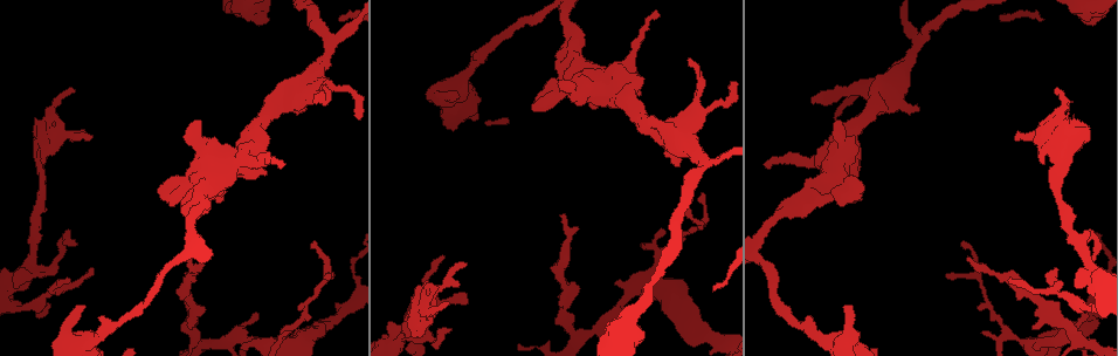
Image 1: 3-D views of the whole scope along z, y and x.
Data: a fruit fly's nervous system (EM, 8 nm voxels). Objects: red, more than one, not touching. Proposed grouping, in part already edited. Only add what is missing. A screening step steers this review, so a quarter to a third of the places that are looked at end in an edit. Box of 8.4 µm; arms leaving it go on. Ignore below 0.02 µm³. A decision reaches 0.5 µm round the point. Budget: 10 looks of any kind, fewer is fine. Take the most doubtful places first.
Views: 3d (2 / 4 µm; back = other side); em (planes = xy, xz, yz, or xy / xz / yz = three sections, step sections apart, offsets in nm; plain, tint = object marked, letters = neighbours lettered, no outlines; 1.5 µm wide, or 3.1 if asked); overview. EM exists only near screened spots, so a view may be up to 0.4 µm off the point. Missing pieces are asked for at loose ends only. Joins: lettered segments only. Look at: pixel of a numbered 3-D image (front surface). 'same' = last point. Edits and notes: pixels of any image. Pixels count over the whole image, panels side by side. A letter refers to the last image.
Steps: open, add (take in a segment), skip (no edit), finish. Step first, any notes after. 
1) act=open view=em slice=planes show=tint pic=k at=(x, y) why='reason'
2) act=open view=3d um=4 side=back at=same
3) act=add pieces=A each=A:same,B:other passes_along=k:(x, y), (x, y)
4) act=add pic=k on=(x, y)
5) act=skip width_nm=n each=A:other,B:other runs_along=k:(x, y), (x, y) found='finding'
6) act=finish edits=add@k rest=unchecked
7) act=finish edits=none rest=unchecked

act=open view=em slice=xz step=4 show=letters pic=1 at=(457, 98) why='free end'

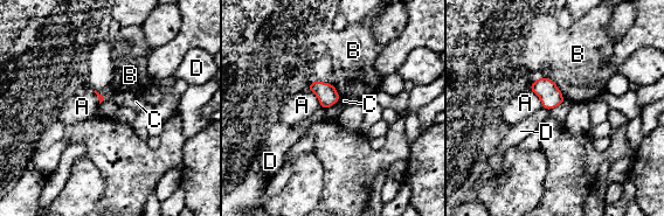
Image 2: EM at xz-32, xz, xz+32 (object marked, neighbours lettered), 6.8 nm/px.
act=skip each=A:other,B:other,C:other,D:other border=2:(340, 97), (338, 102) found='no lettered segment goes on from it'

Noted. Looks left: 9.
act=open view=em slice=yz step=4 show=tint pic=1 at=(764, 165) why='an open end'

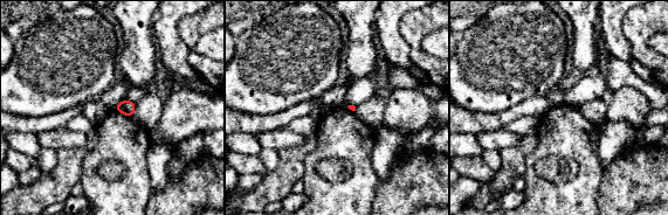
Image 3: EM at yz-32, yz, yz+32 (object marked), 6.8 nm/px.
act=open view=em slice=planes show=letters at=same why='another direction'

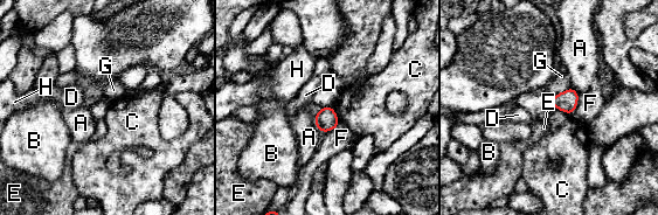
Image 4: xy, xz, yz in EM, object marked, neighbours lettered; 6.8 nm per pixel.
act=skip longest_contact=G:160nm each=A:other,B:other,C:other,D:other,E:other,F:other,G:other,H:other border=4:(553, 106), (573, 113) found='no lettered segment goes on from it'

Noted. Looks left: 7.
act=open view=3d um=4 pic=1 at=(256, 312) why='free end'

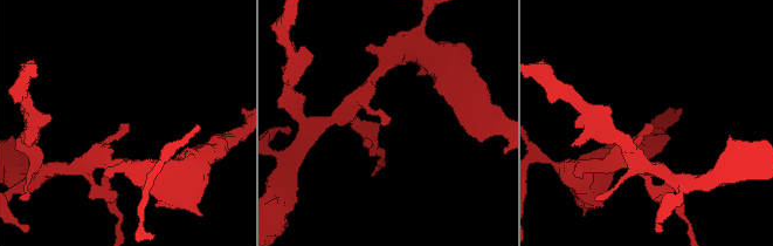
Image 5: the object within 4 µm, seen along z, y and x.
act=open view=em slice=planes show=letters pic=5 at=(387, 122)

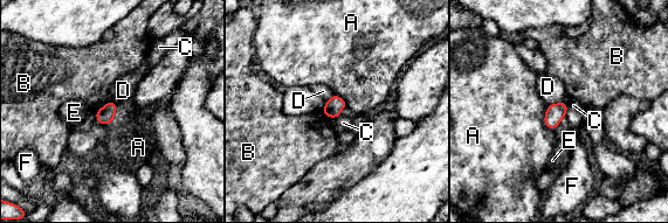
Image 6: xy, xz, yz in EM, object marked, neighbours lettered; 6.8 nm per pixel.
act=skip each=A:other,B:other,C:other,D:other,E:other,F:other border=6:(566, 110), (565, 115) found='no lettered segment goes on from it'

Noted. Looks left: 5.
act=open view=3d um=2 pic=1 at=(451, 329) why='thin end'

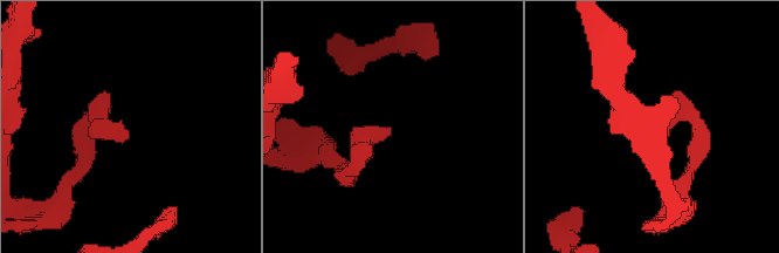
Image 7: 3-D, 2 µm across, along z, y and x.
act=open view=em slice=yz step=8 show=tint pic=7 at=(388, 132)

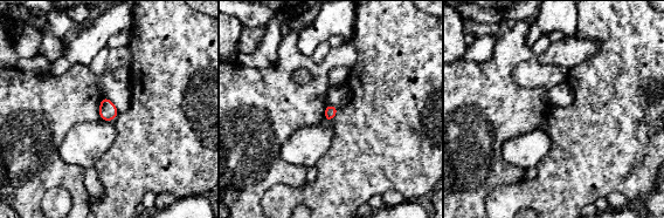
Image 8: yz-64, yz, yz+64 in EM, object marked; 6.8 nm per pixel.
act=open view=em slice=planes show=letters at=same

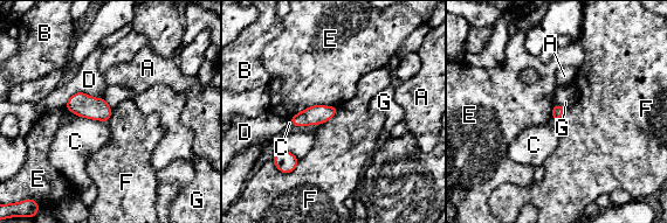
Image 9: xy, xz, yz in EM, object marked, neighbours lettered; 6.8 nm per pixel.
act=skip width_nm=80 longest_contact=E:340nm each=A:other,B:other,C:other,D:other,E:other,F:other,G:other found='no lettered segment goes on from it'

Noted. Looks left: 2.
act=finish edits=none rest=unchecked

